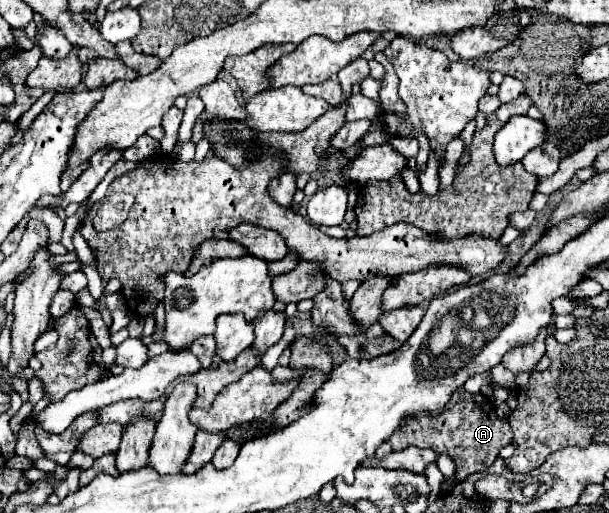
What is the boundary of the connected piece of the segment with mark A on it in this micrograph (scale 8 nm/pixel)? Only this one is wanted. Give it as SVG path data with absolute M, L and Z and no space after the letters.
M464 388L456 390L446 408L432 420L426 422L424 416L414 418L414 422L406 422L398 432L390 436L392 450L404 450L406 446L418 446L418 448L432 448L436 454L448 454L458 470L456 480L462 480L470 476L472 472L486 470L498 456L500 448L508 446L512 442L512 430L510 422L506 418L496 416L496 406L482 394L470 394Z

